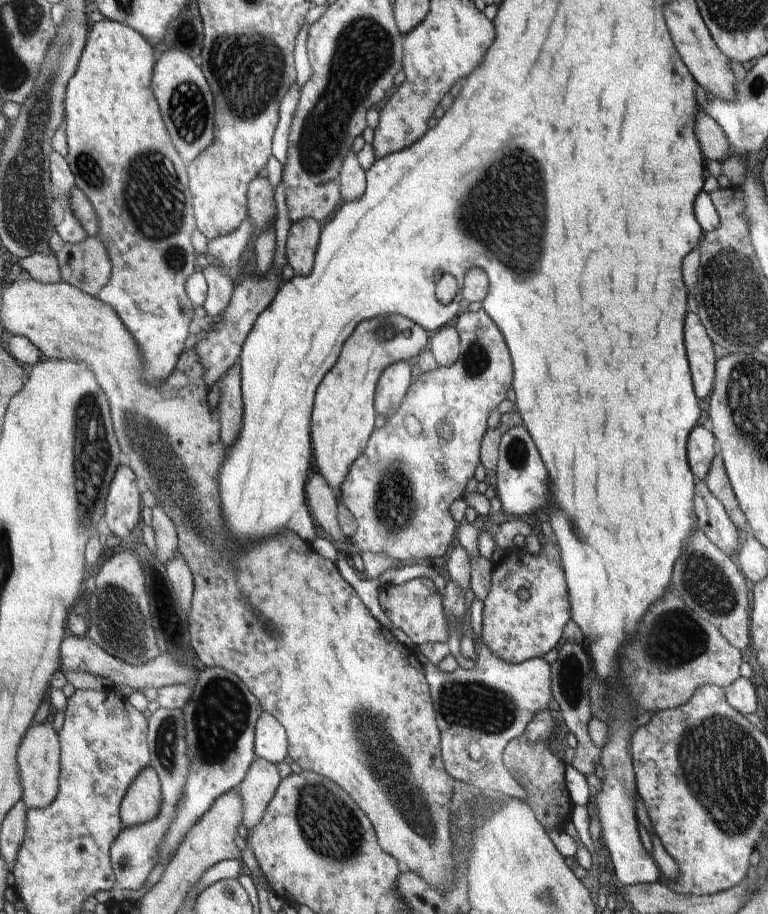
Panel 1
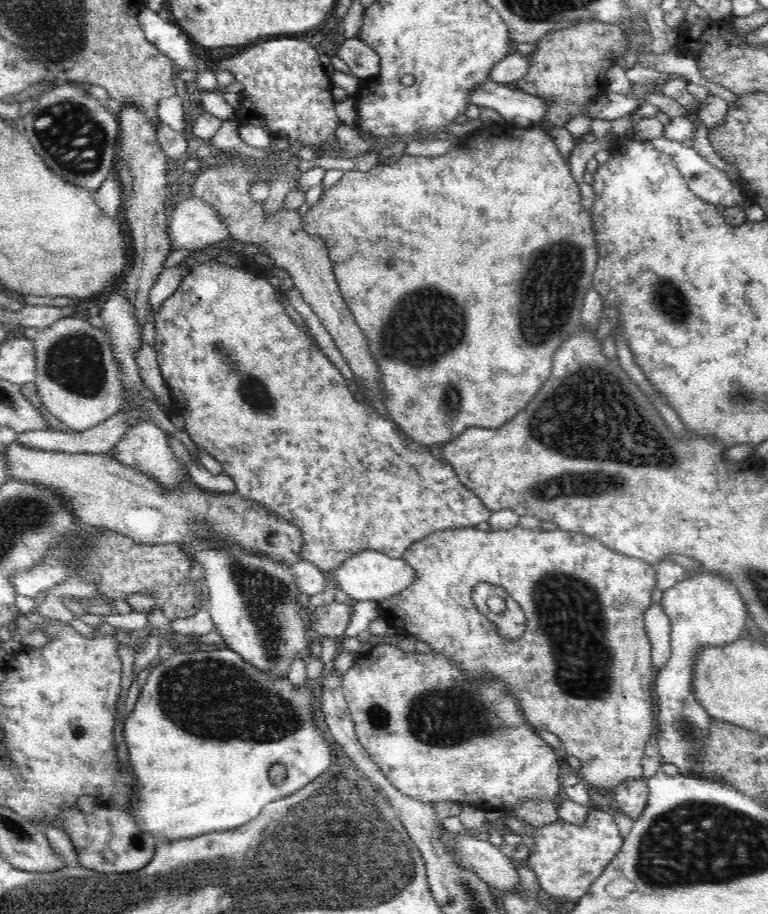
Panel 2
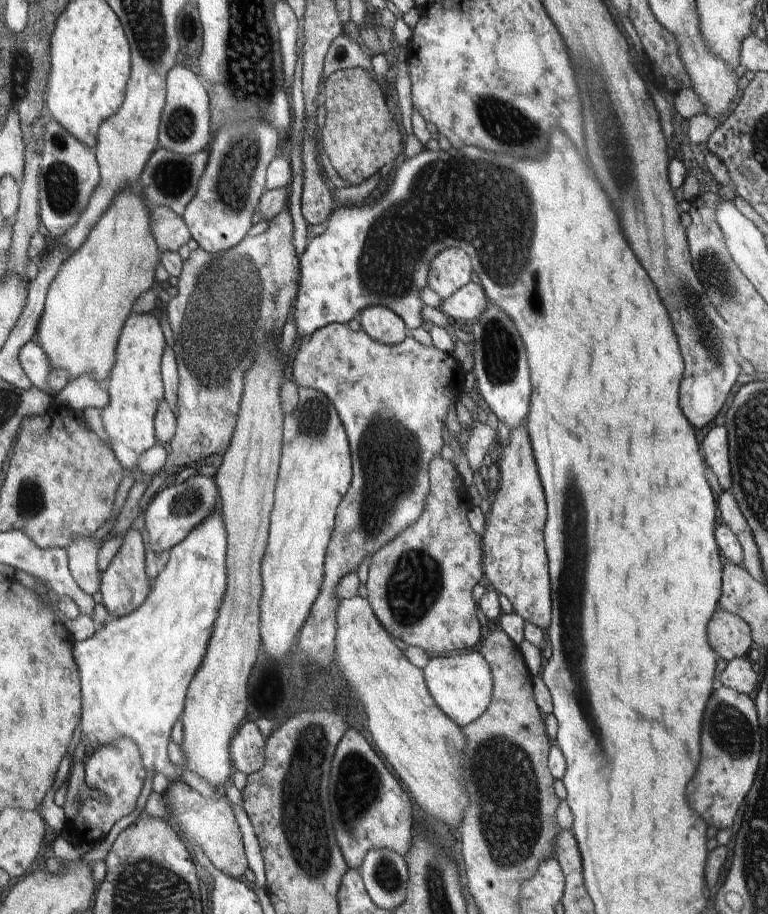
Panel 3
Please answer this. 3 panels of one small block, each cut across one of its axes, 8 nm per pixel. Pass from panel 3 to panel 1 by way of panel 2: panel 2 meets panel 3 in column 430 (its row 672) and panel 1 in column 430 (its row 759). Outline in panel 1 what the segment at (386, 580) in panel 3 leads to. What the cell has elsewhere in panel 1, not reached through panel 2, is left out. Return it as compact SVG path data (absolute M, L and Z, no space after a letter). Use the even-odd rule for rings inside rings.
M418 577L399 585L381 585L379 603L393 626L411 640L411 646L447 642L449 634L441 594L430 578Z

